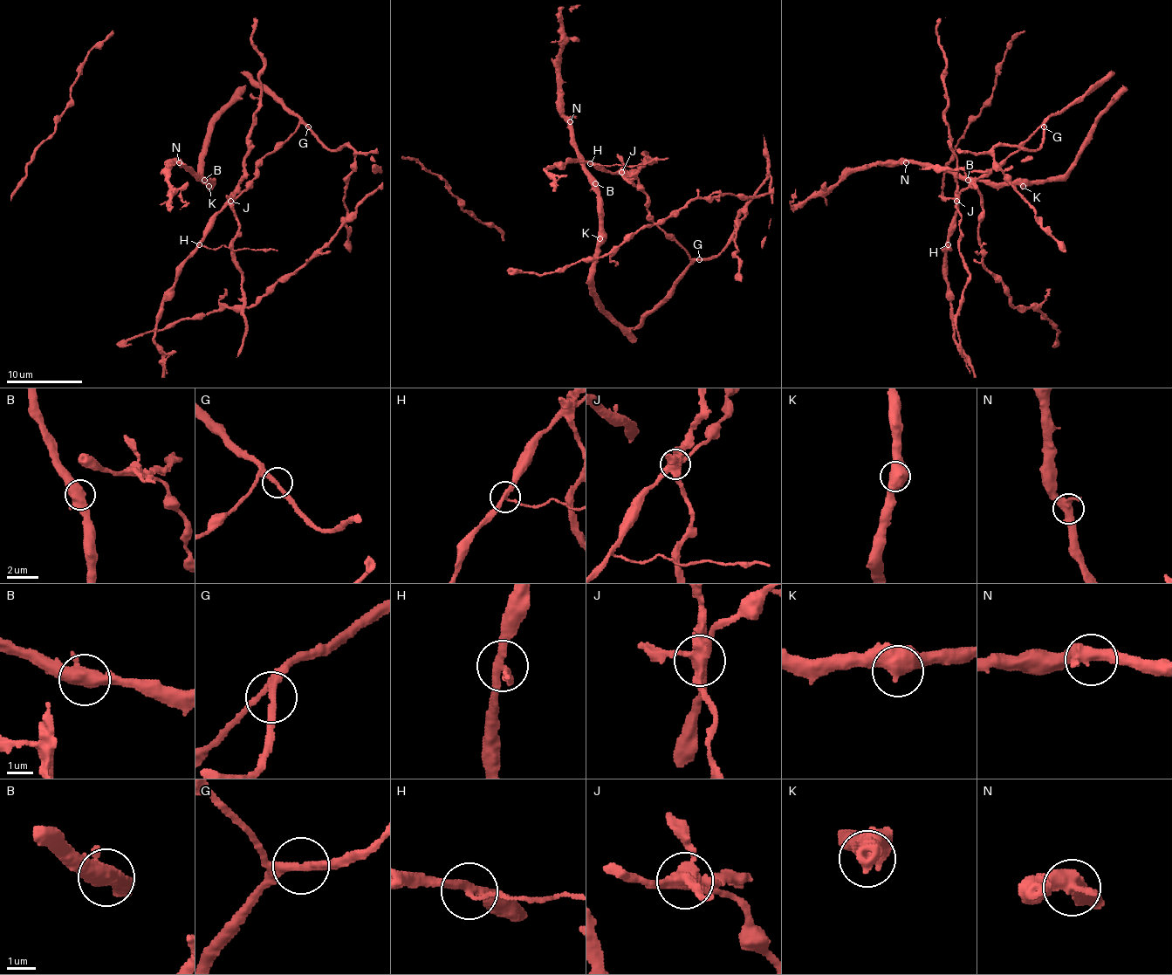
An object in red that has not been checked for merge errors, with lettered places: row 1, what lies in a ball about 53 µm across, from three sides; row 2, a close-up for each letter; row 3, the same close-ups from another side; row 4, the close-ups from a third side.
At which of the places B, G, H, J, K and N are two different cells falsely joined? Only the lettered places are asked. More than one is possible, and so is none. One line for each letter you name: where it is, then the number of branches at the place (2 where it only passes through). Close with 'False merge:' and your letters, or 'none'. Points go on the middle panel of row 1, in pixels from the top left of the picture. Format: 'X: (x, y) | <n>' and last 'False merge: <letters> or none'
H: (590, 163) | 3
J: (621, 172) | 4
False merge: H, J

